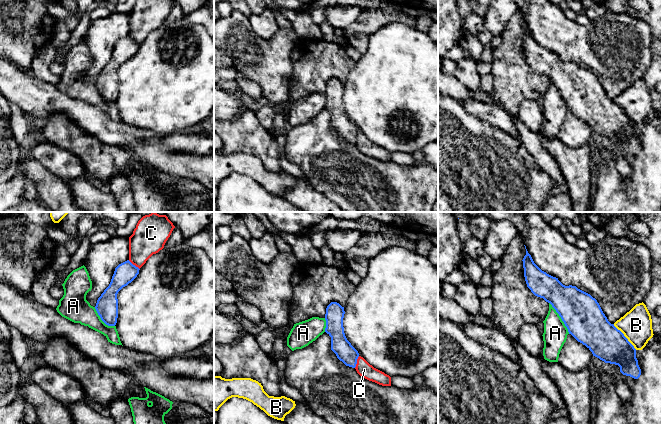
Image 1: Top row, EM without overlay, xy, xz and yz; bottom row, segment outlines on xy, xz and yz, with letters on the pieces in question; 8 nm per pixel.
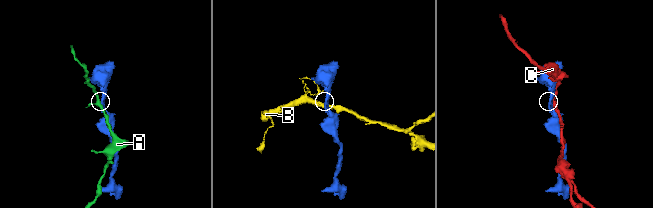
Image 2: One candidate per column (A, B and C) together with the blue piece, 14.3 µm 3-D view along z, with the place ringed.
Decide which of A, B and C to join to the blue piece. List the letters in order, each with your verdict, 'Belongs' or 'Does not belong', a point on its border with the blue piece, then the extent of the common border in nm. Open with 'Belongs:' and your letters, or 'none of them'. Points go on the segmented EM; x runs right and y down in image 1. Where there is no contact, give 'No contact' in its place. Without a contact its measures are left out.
Belongs: none of them
A: Does not belong. Touches blue at yz (561, 318). Shared border 300 nm
B: Does not belong. Touches blue at yz (625, 337). Shared border 280 nm
C: Does not belong. Touches blue at xz (356, 362). Shared border 100 nm

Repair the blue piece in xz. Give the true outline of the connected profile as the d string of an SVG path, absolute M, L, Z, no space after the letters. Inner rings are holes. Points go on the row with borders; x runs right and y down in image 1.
M331 302L326 308L325 332L331 337L331 350L346 366L355 368L359 357L358 351L347 340L344 327L344 307L337 302Z

